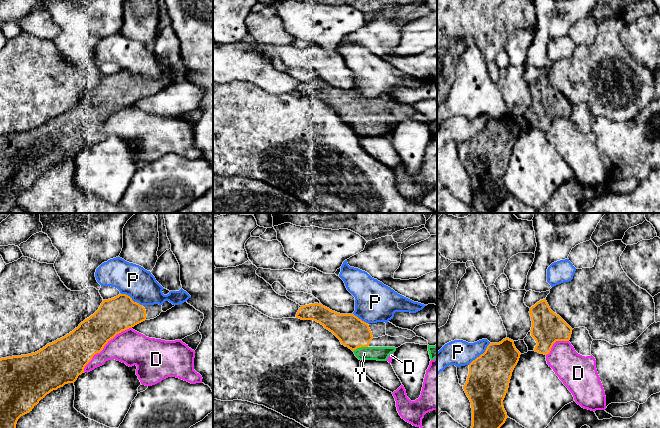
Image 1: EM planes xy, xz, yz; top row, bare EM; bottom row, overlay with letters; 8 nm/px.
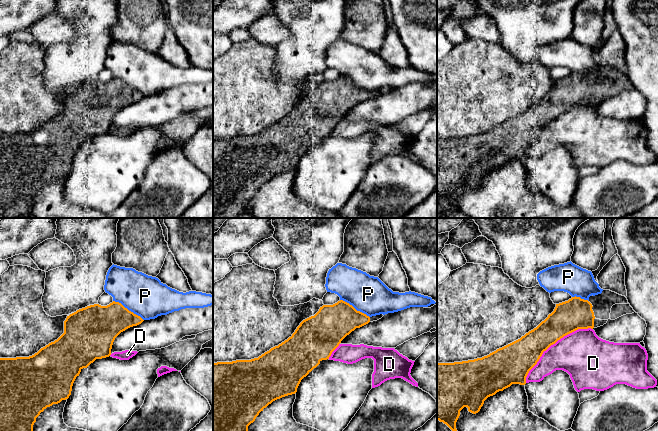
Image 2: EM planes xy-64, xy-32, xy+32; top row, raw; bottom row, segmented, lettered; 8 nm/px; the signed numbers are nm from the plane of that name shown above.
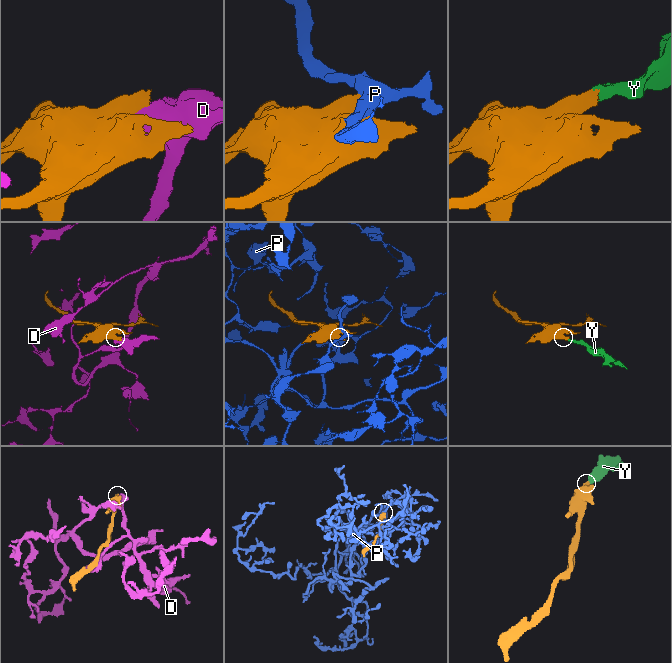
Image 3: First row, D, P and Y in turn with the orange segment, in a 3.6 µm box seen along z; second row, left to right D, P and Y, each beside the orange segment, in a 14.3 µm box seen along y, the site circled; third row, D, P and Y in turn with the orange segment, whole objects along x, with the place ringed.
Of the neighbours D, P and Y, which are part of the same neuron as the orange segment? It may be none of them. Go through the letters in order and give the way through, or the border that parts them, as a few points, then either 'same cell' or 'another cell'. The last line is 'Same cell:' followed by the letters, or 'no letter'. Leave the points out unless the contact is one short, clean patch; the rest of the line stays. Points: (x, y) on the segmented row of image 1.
D: another cell
P: another cell
Y: way xz (352, 332), (357, 337), (360, 347), (364, 353); same cell
Same cell: Y

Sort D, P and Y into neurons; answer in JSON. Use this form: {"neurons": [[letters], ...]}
{"neurons": [["D"], ["P"], ["Y"]]}

